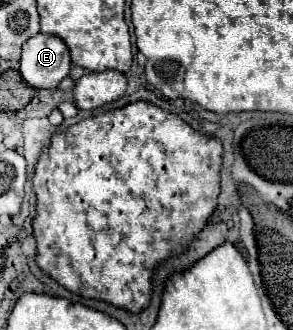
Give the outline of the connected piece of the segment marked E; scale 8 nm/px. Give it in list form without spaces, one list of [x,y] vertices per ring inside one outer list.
[[[38,33],[22,47],[20,75],[30,87],[54,91],[70,73],[70,51],[60,37]]]

